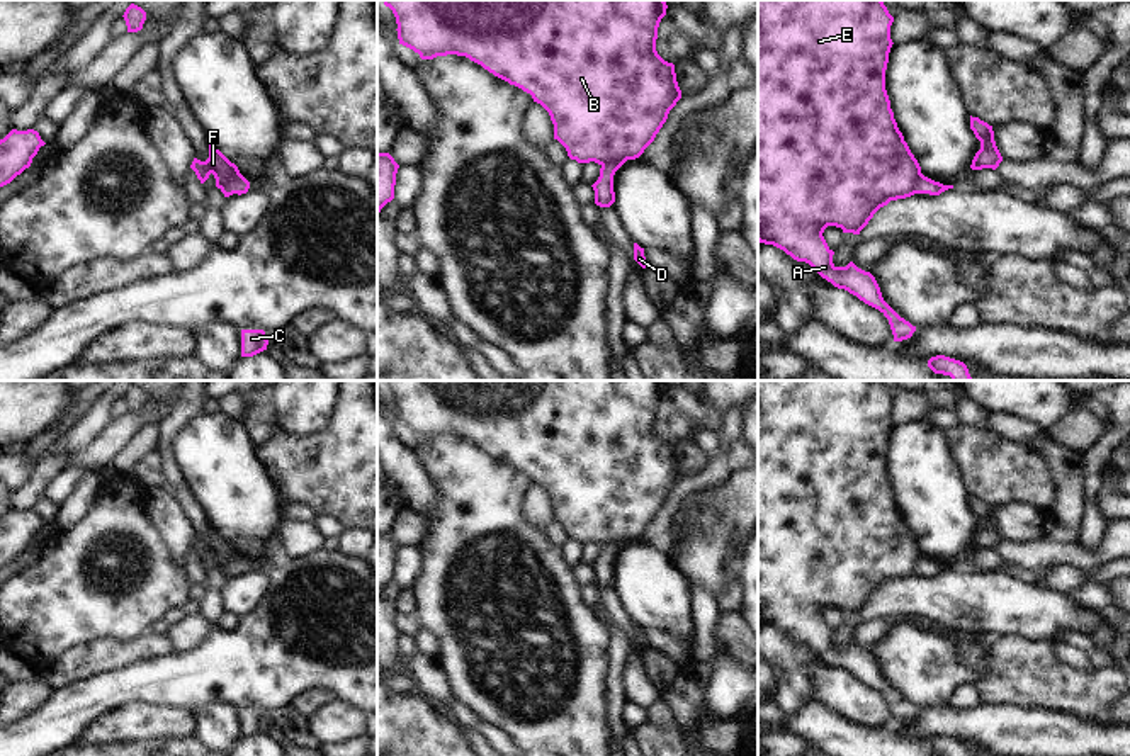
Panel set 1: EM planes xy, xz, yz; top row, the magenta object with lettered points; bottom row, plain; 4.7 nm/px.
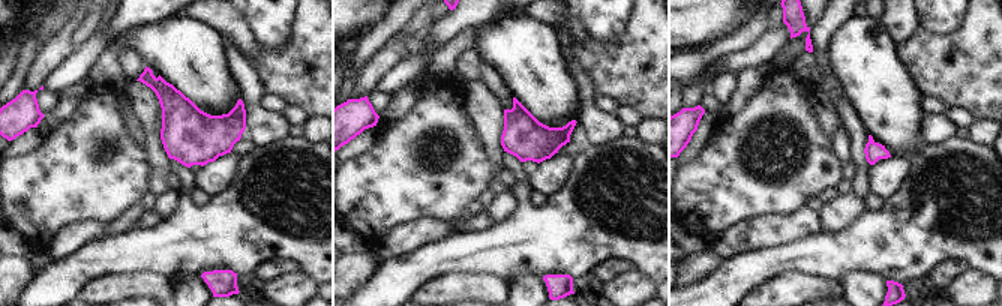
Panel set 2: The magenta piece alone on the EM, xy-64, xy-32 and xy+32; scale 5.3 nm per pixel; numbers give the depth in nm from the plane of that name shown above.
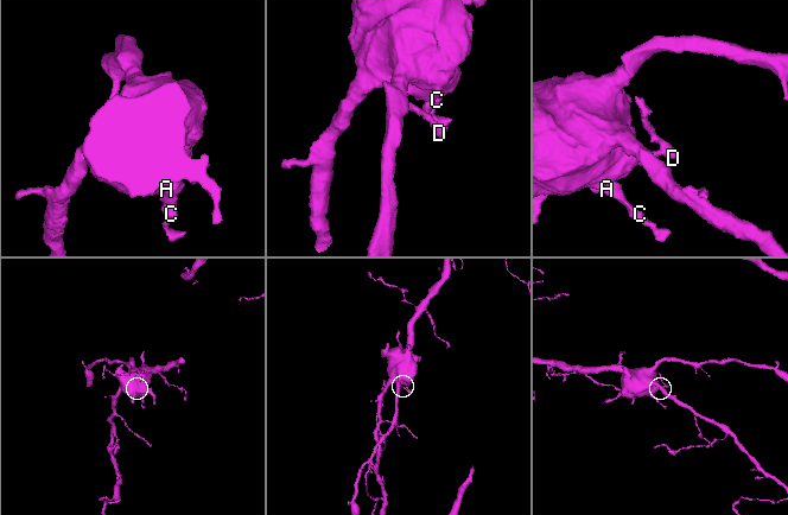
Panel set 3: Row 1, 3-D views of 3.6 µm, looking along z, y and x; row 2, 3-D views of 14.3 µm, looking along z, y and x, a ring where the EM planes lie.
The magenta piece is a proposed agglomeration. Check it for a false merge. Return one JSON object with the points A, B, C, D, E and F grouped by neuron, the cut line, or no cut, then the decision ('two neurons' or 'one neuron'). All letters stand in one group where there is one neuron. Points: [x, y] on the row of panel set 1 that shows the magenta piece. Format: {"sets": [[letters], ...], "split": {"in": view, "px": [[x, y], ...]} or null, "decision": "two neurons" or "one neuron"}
{"sets": [["A", "B", "C", "E", "F"], ["D"]], "split": {"in": "xy", "px": [[242, 175], [220, 187]]}, "decision": "two neurons"}

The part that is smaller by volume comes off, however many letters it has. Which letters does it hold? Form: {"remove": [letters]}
{"remove": ["D"]}

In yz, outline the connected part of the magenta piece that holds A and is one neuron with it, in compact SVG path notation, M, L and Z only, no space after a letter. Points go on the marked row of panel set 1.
M758 0L758 241L809 263L834 287L879 309L889 319L894 341L902 341L912 336L916 326L884 301L870 272L853 262L836 267L834 251L822 236L828 226L860 234L880 207L914 195L923 175L897 127L885 90L892 22L882 0Z

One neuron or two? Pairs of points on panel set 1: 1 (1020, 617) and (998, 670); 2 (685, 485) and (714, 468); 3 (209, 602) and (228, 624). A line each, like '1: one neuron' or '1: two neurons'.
1: two neurons
2: one neuron
3: two neurons

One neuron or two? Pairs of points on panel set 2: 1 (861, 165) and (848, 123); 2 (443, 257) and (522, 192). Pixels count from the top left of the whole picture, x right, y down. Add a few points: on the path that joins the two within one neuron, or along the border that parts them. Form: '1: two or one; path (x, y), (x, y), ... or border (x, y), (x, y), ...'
1: one; path (857, 155), (857, 134)
2: one; path (468, 252), (488, 252), (522, 218)

